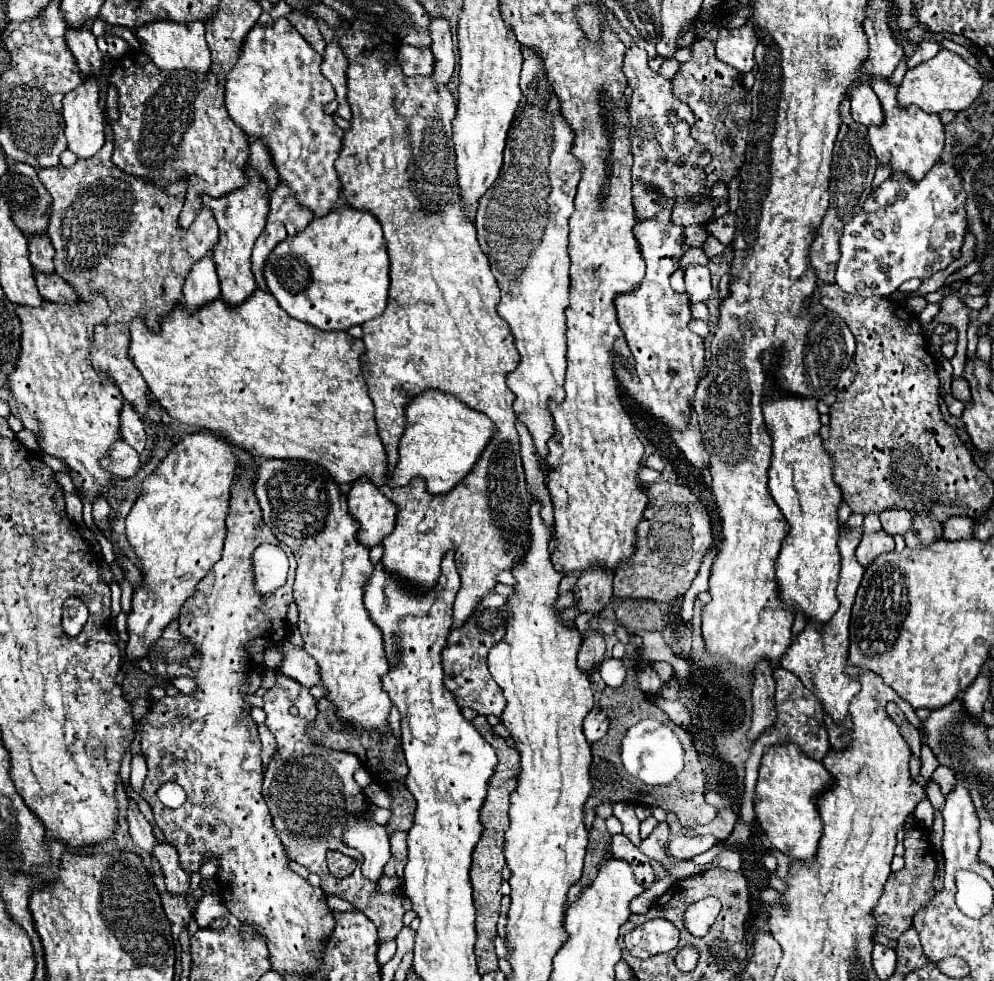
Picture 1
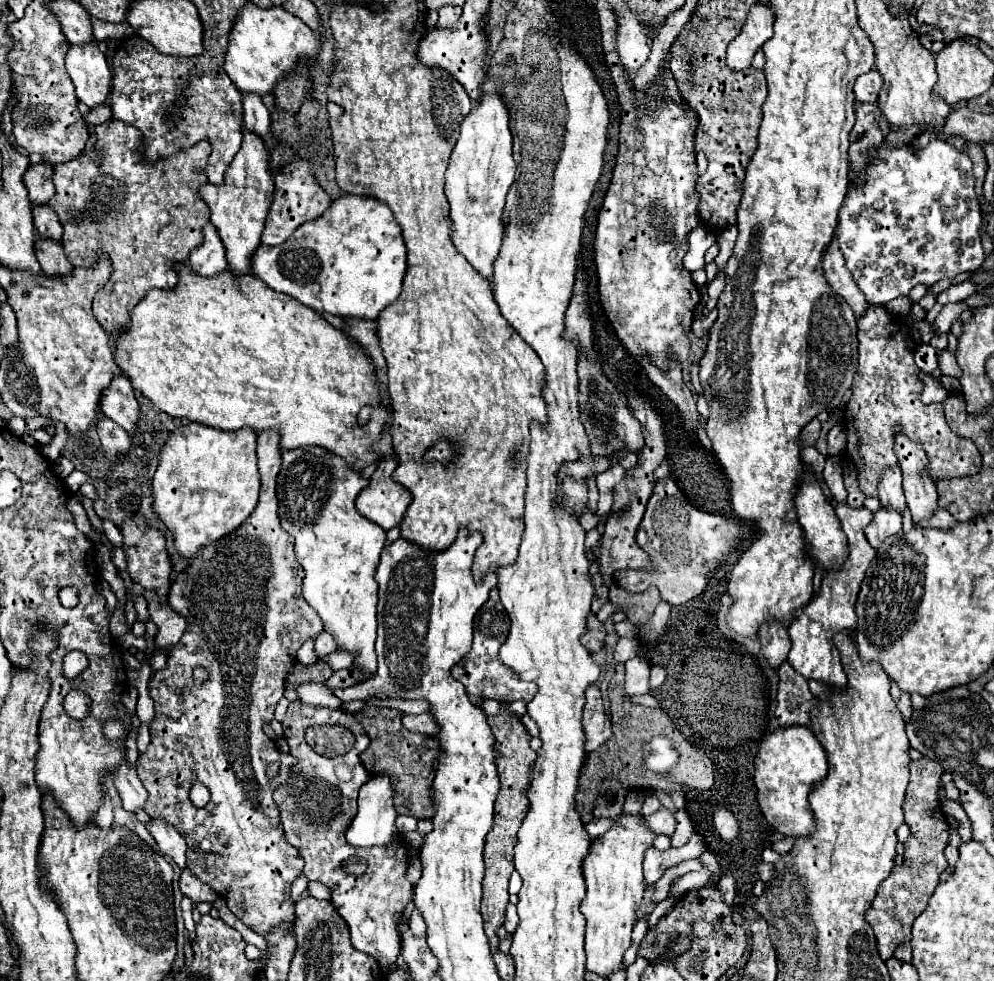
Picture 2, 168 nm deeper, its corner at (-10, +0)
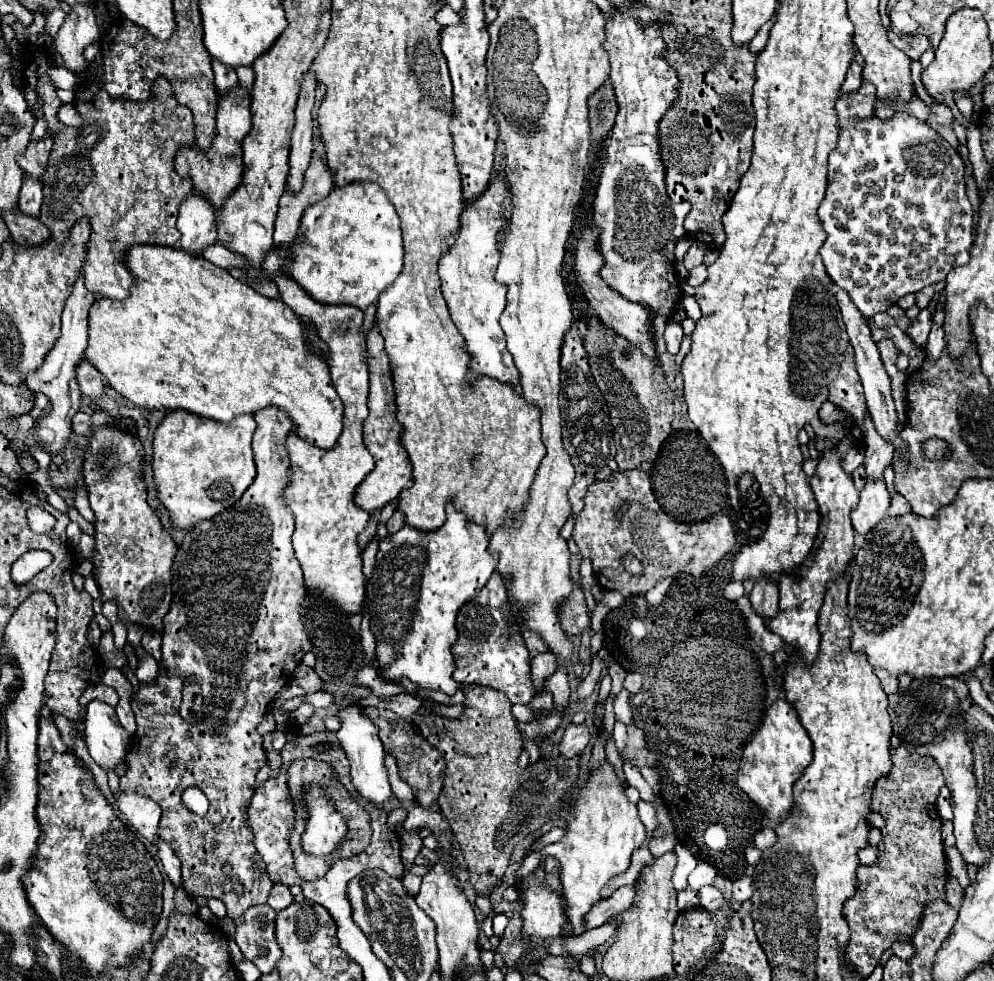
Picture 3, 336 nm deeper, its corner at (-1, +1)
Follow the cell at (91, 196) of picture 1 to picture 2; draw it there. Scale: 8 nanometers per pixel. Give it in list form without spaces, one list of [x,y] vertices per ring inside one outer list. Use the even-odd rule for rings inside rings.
[[[109,119],[95,127],[97,143],[91,151],[81,153],[77,159],[57,165],[53,173],[53,183],[57,193],[53,195],[49,207],[57,213],[65,233],[63,249],[73,267],[93,267],[99,261],[101,253],[107,253],[113,265],[113,275],[93,301],[93,315],[99,325],[107,329],[111,339],[127,331],[131,319],[129,311],[141,301],[151,289],[175,289],[179,275],[175,271],[177,263],[185,263],[195,247],[203,243],[203,225],[209,221],[209,207],[199,197],[199,187],[207,183],[205,175],[199,175],[199,169],[207,165],[211,155],[211,145],[199,141],[187,151],[167,157],[159,163],[147,163],[141,159],[139,149],[143,145],[141,131],[123,123]]]

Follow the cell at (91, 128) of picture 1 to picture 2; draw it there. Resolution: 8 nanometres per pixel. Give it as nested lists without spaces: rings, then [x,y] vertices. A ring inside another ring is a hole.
[[[97,41],[87,45],[71,45],[65,67],[81,103],[95,109],[107,101],[111,91],[111,69],[105,55],[97,49]]]

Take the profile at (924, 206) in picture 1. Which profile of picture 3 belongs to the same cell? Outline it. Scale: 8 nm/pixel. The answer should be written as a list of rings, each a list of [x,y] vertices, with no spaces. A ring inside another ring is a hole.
[[[896,110],[892,118],[882,120],[878,116],[872,118],[864,118],[858,120],[854,126],[842,126],[840,128],[840,136],[838,136],[838,144],[834,148],[834,152],[830,152],[828,156],[828,188],[826,188],[826,198],[822,200],[820,208],[818,208],[818,218],[820,224],[824,228],[824,232],[828,234],[824,246],[820,248],[820,256],[822,262],[826,266],[828,276],[834,280],[834,284],[842,290],[848,292],[850,300],[856,304],[856,308],[862,312],[862,316],[868,320],[878,312],[886,312],[886,308],[890,308],[892,304],[896,304],[902,296],[910,294],[910,292],[920,292],[922,288],[942,282],[946,278],[946,274],[954,268],[954,266],[964,266],[970,260],[970,246],[974,242],[972,236],[972,220],[974,210],[968,202],[966,196],[966,186],[964,186],[964,162],[958,156],[958,152],[944,140],[938,136],[938,132],[928,124],[928,122],[918,122],[918,118],[906,114],[904,110]]]

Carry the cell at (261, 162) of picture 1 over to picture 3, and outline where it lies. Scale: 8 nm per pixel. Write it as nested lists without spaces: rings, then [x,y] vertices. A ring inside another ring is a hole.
[[[212,58],[212,70],[214,70],[214,84],[218,92],[230,90],[232,86],[238,84],[238,76],[234,70],[230,70],[228,66],[222,66],[222,62],[214,62]]]

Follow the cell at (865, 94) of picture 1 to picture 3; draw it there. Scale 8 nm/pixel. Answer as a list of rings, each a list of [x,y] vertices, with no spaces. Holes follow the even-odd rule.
[[[856,52],[852,62],[850,62],[850,68],[846,72],[846,80],[844,80],[842,88],[840,88],[840,92],[850,94],[850,92],[858,90],[860,84],[862,84],[862,56]]]

